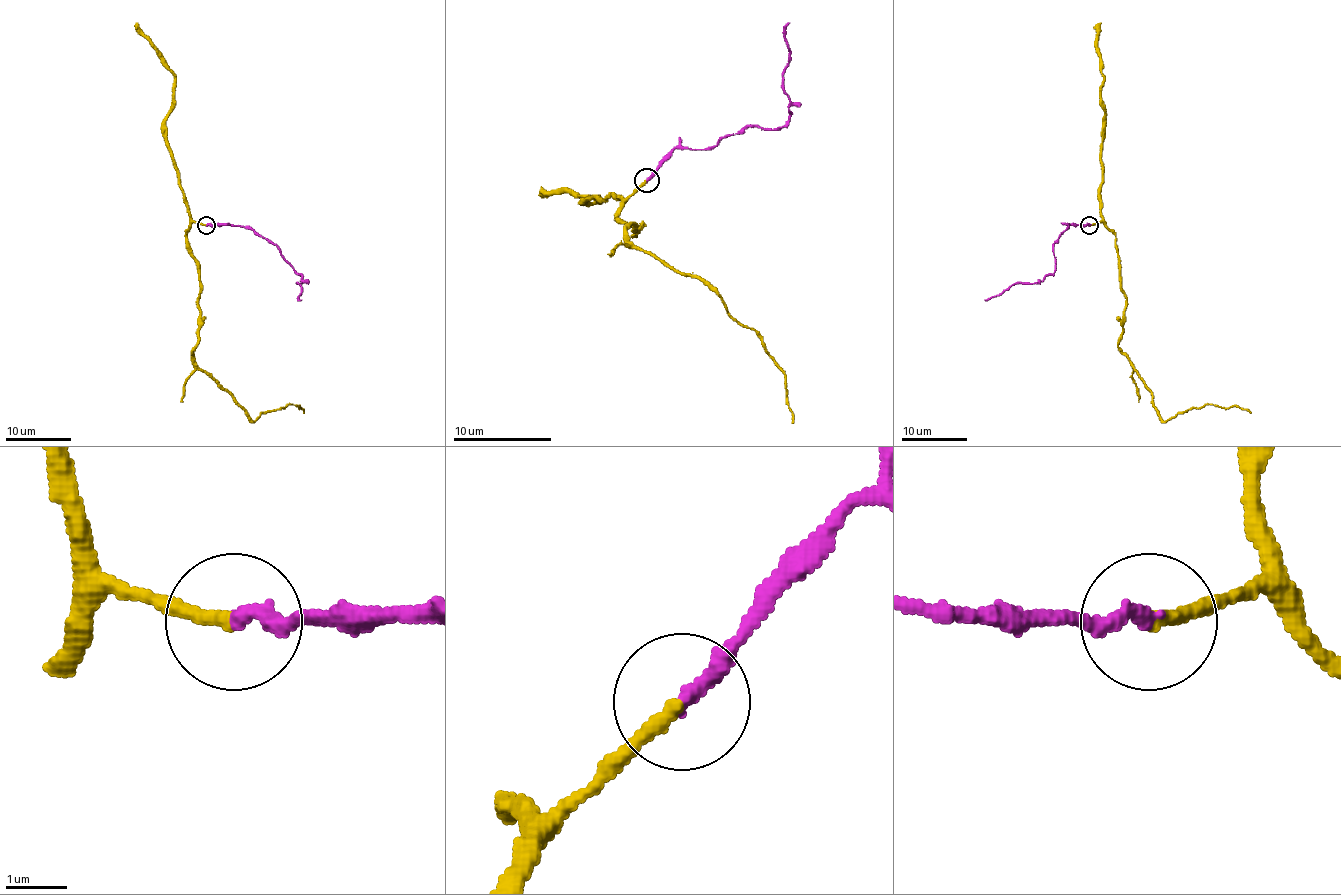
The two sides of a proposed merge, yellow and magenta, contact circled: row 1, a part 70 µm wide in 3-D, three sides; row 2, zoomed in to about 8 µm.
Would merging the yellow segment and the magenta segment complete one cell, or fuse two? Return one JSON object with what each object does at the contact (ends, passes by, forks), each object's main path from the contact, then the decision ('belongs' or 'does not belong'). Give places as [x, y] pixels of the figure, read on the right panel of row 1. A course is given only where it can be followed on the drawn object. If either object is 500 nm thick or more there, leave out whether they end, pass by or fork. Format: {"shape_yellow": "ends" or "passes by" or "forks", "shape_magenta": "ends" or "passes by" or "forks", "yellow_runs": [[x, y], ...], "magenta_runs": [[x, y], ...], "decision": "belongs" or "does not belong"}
{"shape_yellow": "ends", "shape_magenta": "ends", "yellow_runs": [[1089, 225], [1102, 222], [1115, 235], [1125, 296], [1118, 348], [1153, 407], [1164, 420], [1207, 404], [1251, 412]], "magenta_runs": [[1089, 225], [1068, 225], [1054, 242], [1054, 271], [1036, 283], [1015, 283], [984, 299]], "decision": "belongs"}

